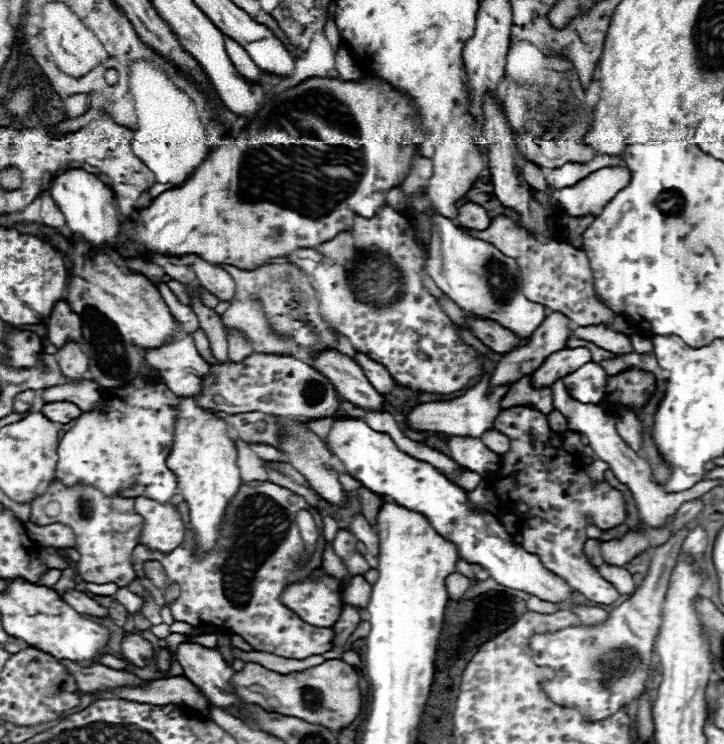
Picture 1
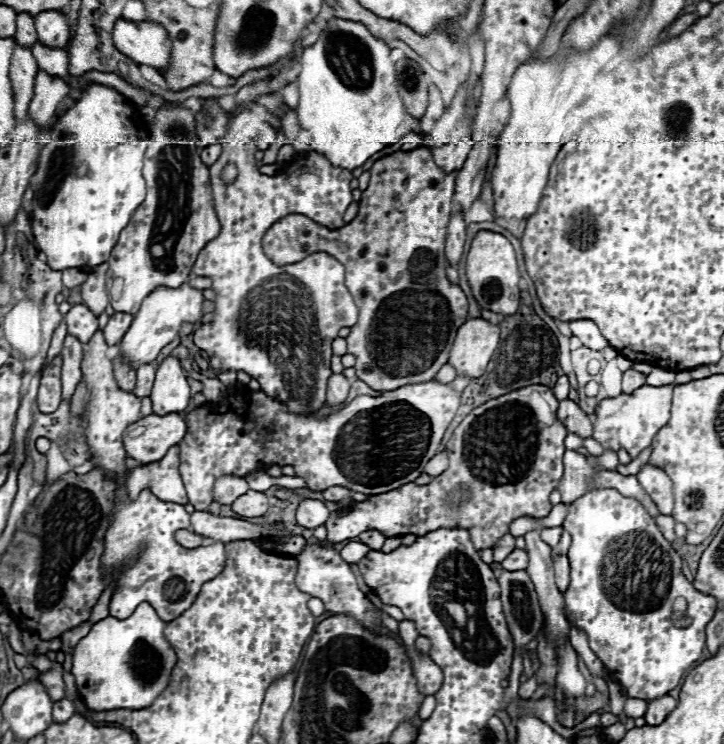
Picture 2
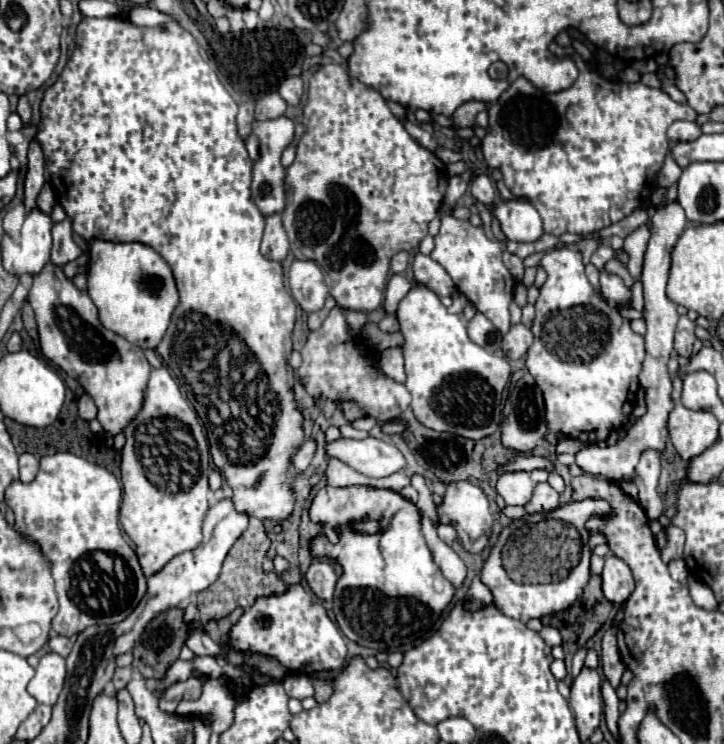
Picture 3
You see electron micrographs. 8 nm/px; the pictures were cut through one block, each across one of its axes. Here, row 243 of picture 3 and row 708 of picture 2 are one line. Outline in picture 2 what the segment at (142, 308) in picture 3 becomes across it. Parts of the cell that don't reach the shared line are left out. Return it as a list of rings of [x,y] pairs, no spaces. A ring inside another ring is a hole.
[[[142,602],[126,620],[108,616],[92,626],[74,646],[72,674],[78,692],[90,710],[114,708],[146,708],[168,686],[176,654],[166,642],[162,630],[164,622],[156,616],[154,608]]]

